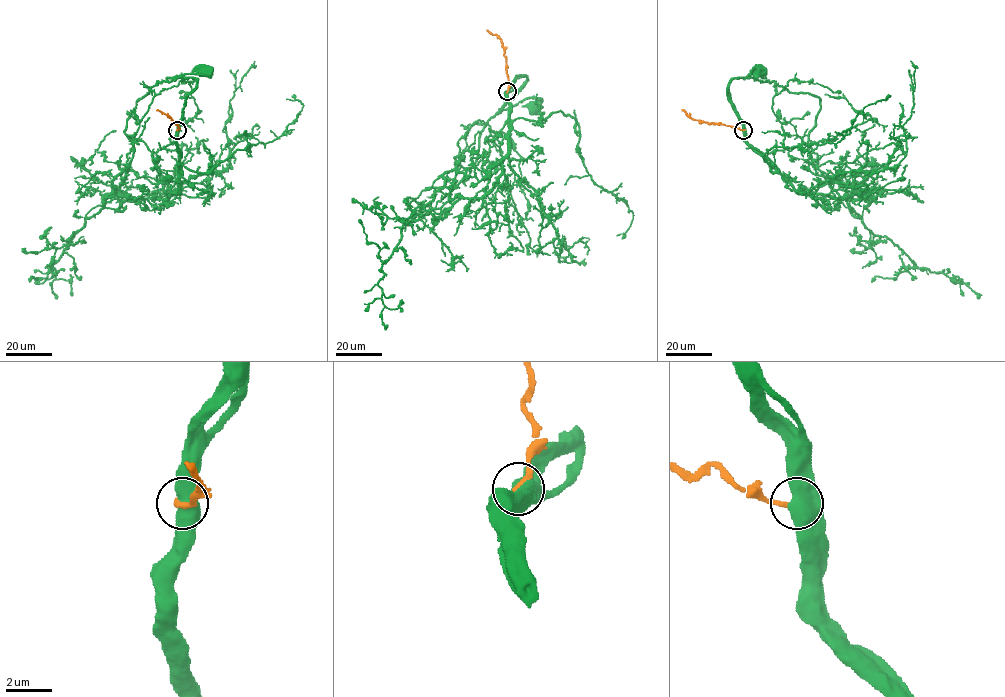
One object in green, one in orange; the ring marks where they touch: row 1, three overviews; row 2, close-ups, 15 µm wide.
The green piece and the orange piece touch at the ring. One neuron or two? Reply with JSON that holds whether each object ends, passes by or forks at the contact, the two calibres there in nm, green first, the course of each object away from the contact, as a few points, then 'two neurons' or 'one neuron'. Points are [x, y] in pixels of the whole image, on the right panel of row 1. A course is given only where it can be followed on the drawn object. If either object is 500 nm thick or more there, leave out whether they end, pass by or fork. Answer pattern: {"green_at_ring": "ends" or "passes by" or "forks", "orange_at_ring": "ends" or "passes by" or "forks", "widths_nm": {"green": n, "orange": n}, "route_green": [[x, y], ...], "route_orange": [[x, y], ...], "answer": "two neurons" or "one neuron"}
{"widths_nm": {"green": 600, "orange": 320}, "route_green": [[743, 130], [731, 98], [729, 82], [739, 77], [764, 81], [766, 78], [757, 74], [749, 74], [759, 70]], "route_orange": [[743, 130], [699, 122], [682, 109]], "answer": "two neurons"}

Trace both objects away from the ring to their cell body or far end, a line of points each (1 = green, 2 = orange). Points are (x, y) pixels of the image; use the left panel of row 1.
1: (177, 130), (185, 98), (196, 87), (196, 78), (167, 78), (189, 73), (208, 75), (204, 70)
2: (177, 130), (176, 123), (157, 109)

